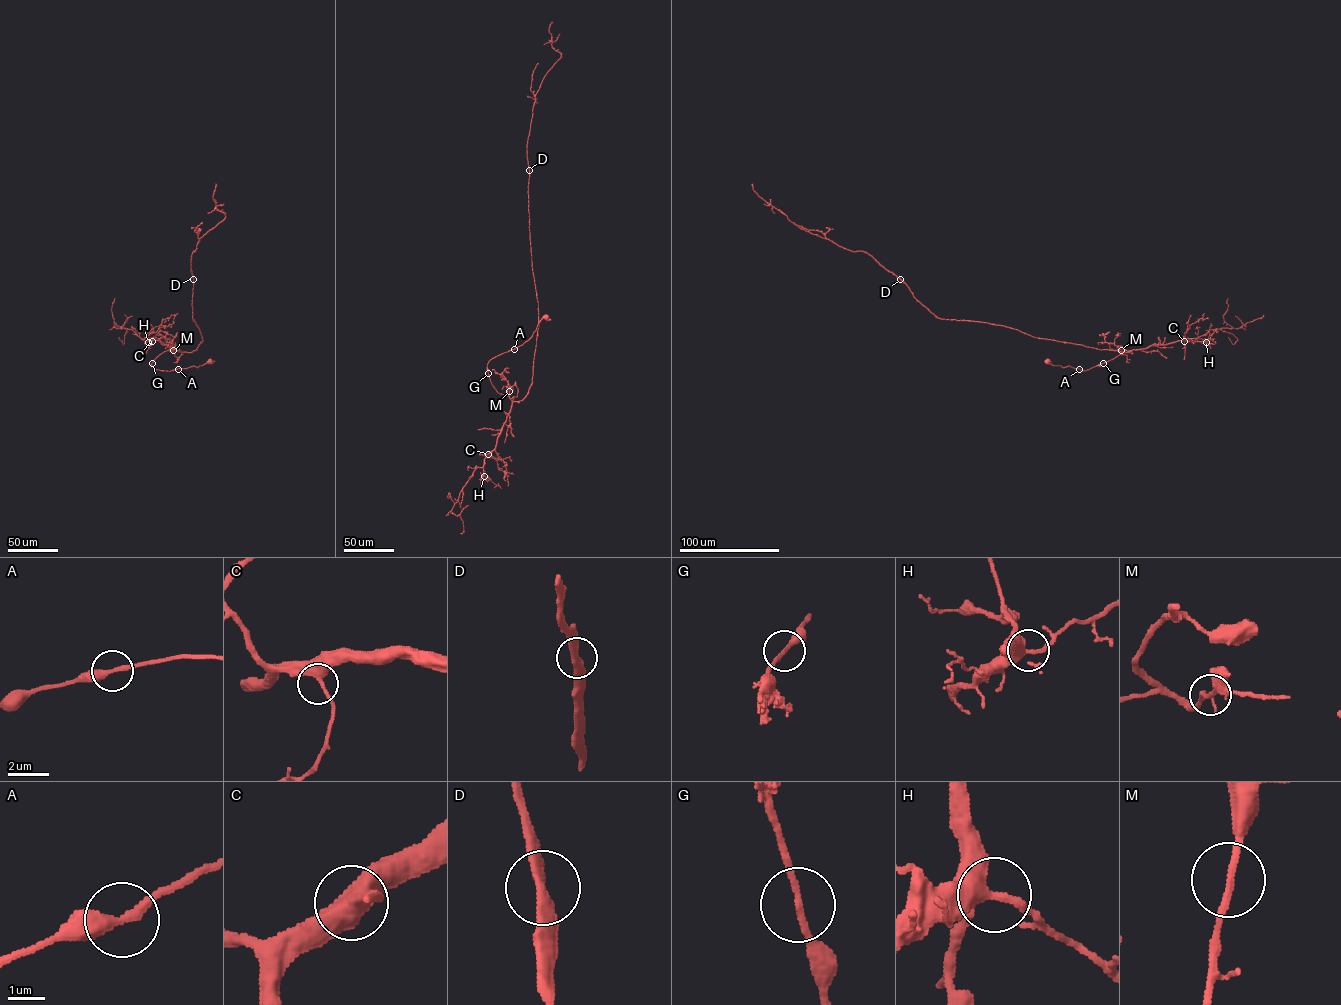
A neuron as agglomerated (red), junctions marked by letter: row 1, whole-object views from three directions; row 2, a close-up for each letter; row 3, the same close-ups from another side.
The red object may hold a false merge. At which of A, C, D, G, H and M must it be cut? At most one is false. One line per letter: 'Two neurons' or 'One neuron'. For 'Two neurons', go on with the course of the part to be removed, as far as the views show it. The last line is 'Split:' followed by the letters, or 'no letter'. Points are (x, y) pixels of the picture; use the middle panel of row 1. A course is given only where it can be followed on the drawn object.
A: One neuron
C: One neuron
D: One neuron
G: One neuron
H: One neuron
M: One neuron
Split: no letter

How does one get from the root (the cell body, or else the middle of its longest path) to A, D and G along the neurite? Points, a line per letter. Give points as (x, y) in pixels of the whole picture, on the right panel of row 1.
A: (1047, 362), (1079, 369)
D: (1047, 362), (1085, 371), (1131, 351), (1099, 350), (1038, 339), (1000, 325), (940, 319), (900, 279)
G: (1047, 362), (1082, 371), (1103, 363)

